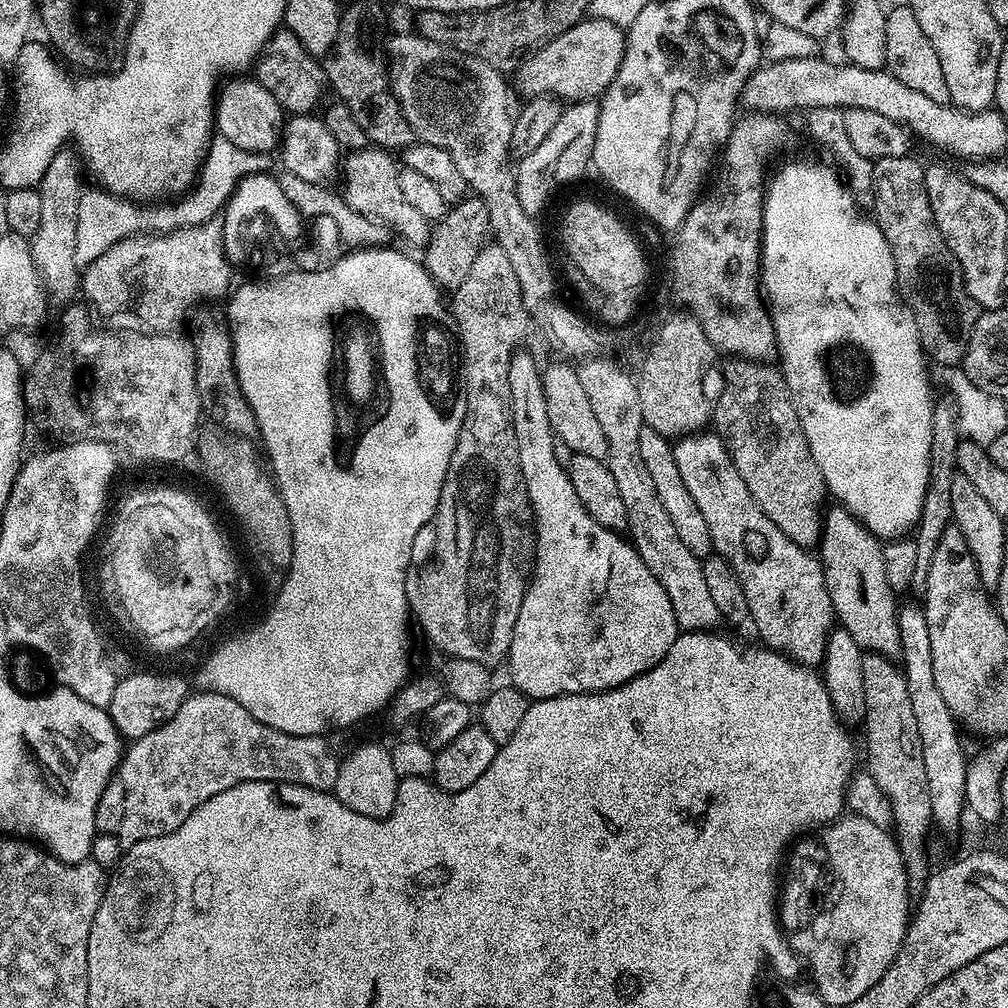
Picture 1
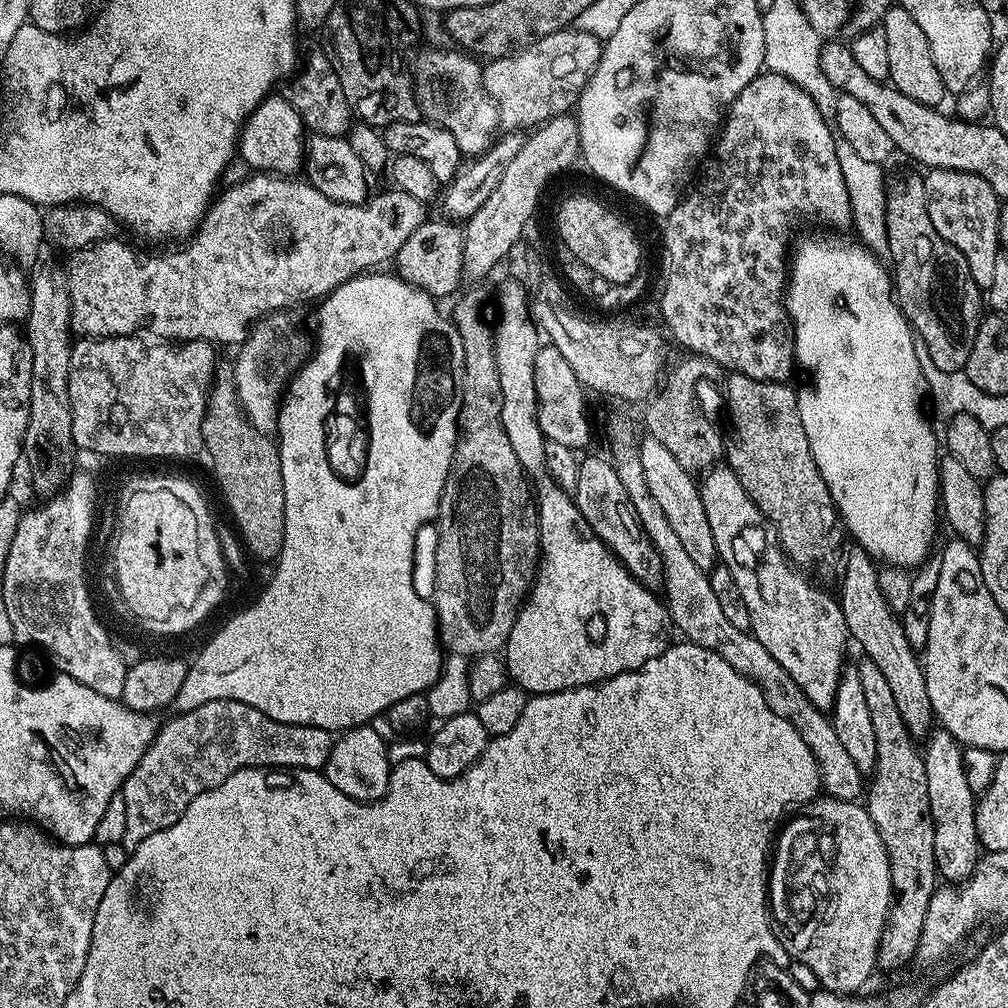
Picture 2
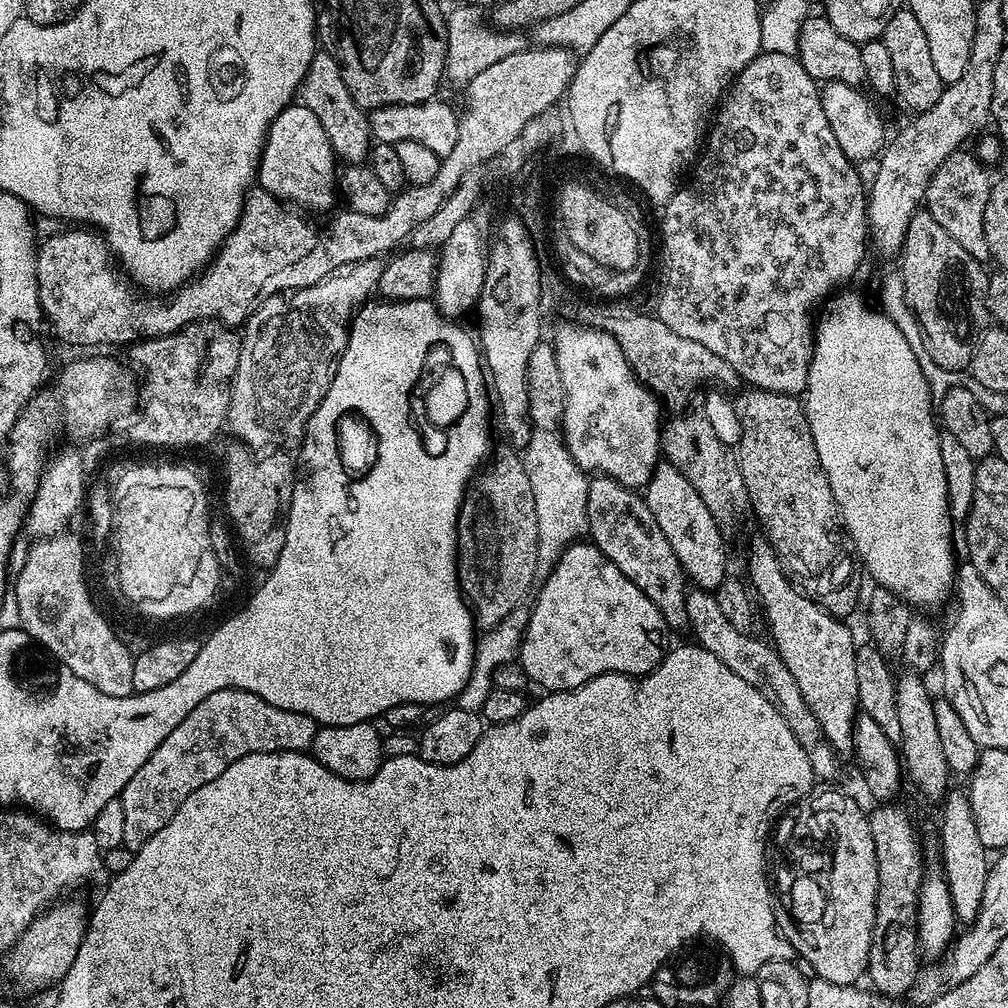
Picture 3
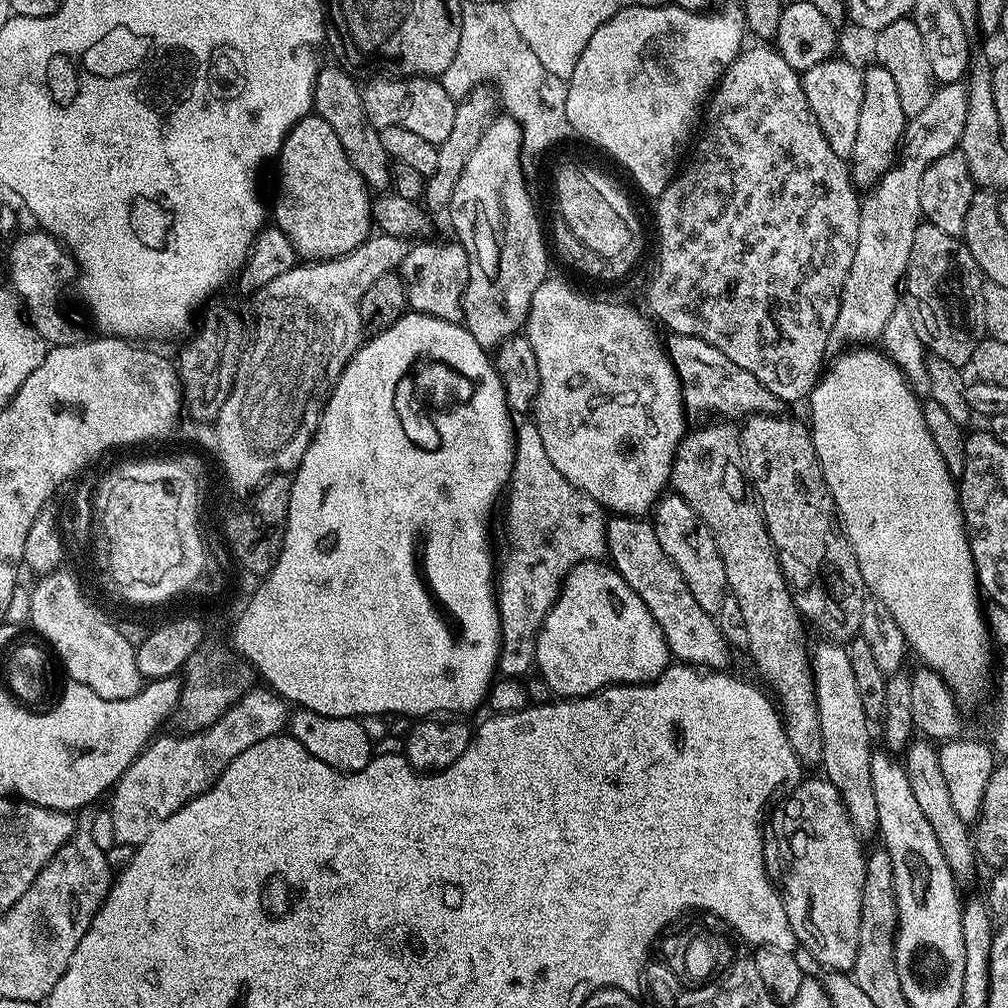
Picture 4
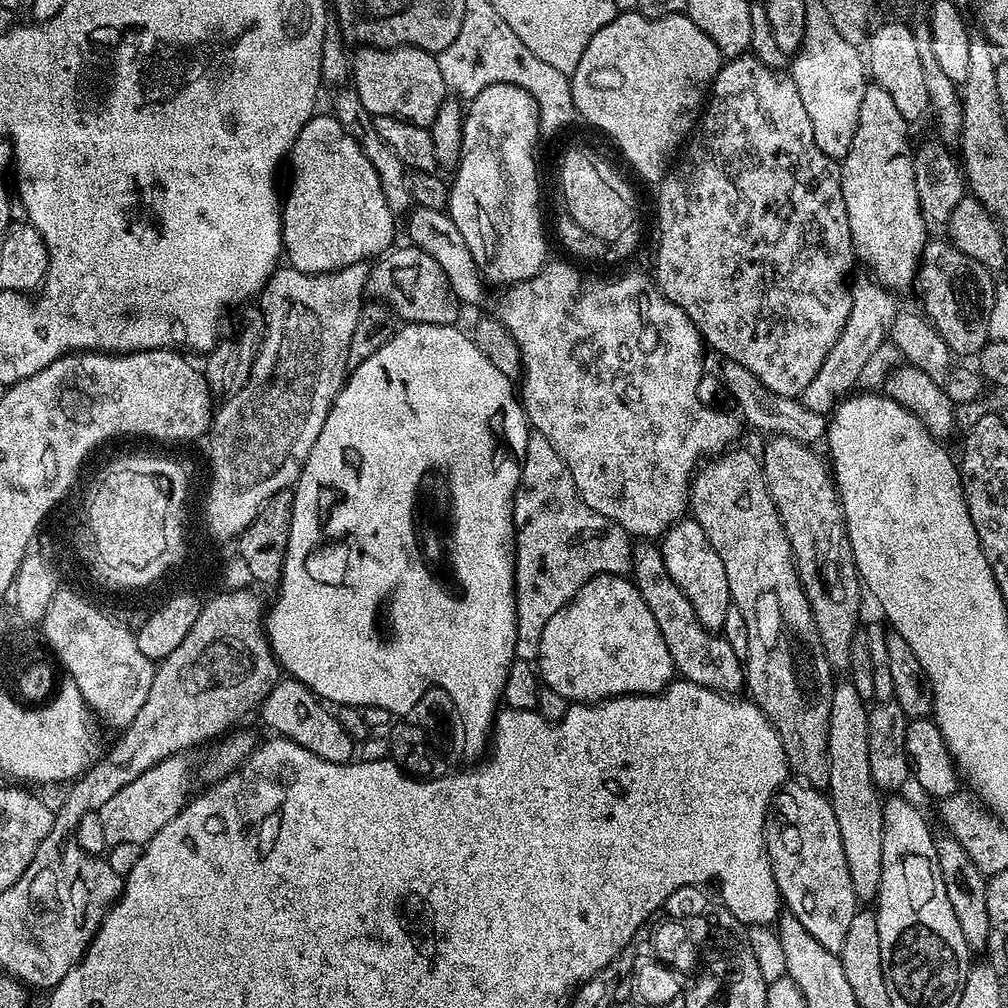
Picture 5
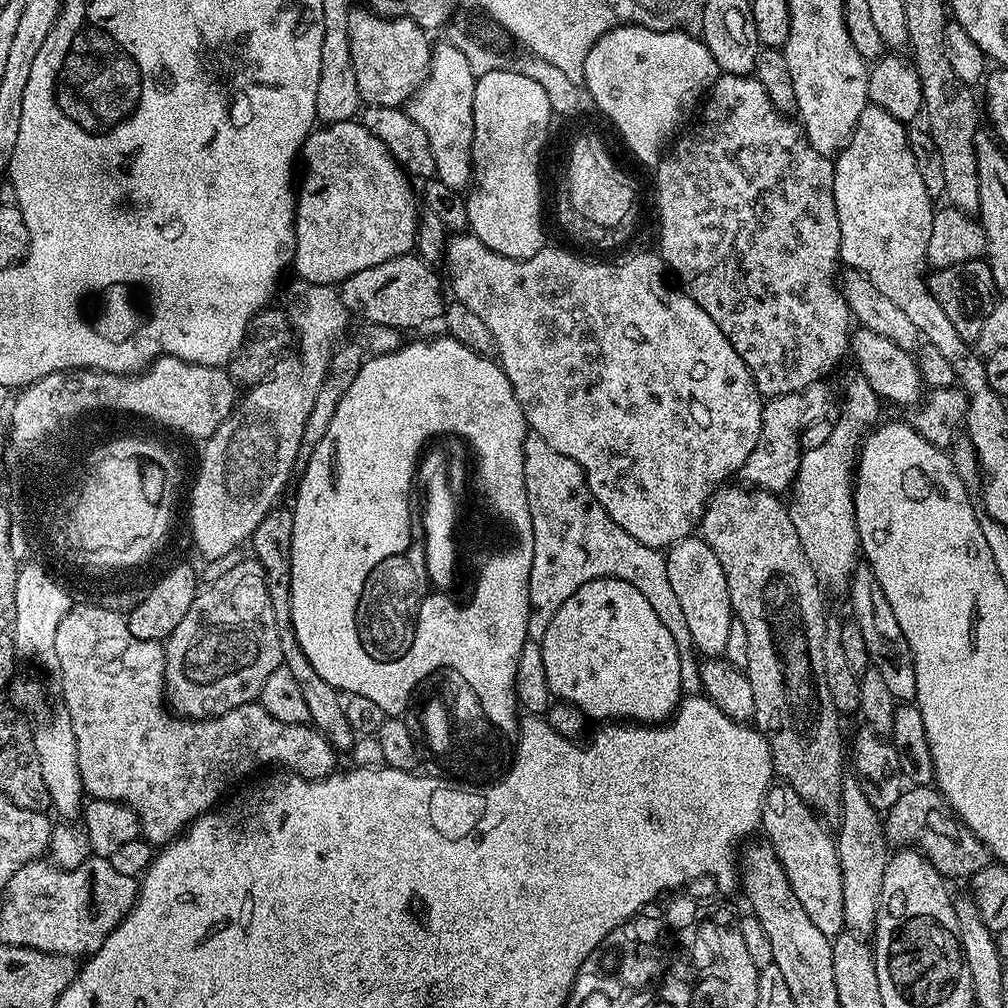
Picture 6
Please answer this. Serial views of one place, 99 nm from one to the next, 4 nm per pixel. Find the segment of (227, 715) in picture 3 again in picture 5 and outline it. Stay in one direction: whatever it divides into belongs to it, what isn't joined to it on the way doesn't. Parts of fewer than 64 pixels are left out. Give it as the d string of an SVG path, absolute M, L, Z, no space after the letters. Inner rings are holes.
M184 754L166 757L150 770L138 774L134 782L122 786L110 802L101 806L99 813L108 846L118 842L138 842L143 846L179 814L186 803L184 783L188 780L188 759Z

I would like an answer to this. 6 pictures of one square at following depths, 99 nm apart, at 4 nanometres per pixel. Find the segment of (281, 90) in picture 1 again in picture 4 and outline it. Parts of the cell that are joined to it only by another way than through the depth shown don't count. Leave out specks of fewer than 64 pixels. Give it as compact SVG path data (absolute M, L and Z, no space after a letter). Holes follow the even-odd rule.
M321 67L314 82L312 107L315 115L322 117L330 130L338 134L338 142L342 142L342 150L346 150L346 158L350 158L350 166L362 174L364 183L373 193L383 194L392 187L393 161L386 154L386 146L382 146L380 129L376 128L366 118L366 106L361 85L352 81L348 72L340 68Z

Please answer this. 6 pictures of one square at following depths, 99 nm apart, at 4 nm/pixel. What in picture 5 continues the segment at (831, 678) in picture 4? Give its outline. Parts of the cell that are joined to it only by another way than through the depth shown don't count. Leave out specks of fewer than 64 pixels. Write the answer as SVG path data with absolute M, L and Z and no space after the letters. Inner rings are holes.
M850 682L837 683L830 702L828 727L828 787L834 818L838 818L838 834L842 834L845 865L850 866L850 882L857 901L875 901L882 882L882 834L884 805L874 778L870 774L867 718L869 705Z

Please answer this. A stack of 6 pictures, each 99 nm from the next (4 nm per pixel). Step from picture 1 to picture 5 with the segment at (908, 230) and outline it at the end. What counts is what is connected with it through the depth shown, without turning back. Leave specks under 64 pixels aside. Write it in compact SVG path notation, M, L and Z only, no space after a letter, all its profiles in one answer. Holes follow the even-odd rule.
M929 239L924 247L920 255L920 268L916 272L914 292L920 295L919 307L923 315L957 357L975 357L988 343L990 306L994 306L996 293L993 273L974 262L974 258L966 258L966 254L948 243L947 239Z

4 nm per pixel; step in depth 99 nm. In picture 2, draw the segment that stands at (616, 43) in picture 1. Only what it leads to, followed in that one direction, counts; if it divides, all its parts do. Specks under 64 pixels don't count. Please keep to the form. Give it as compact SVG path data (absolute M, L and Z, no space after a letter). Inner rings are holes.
M573 26L558 30L554 34L546 34L546 38L538 38L538 42L526 46L520 52L487 61L483 65L484 85L496 103L500 128L504 132L532 130L548 120L553 120L555 116L571 113L576 103L580 101L586 82L598 66L601 51L602 41L598 37L586 34L580 28Z

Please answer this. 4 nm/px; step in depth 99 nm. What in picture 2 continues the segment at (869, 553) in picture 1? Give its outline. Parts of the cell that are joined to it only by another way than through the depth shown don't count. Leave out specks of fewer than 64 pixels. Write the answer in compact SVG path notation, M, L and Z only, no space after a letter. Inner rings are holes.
M856 546L853 549L852 553L849 551L843 557L842 575L839 577L839 580L841 579L840 592L838 591L840 609L846 618L849 637L855 643L856 640L860 643L860 648L864 651L863 655L866 659L874 662L874 666L878 666L879 672L886 677L886 682L890 682L890 690L894 693L898 710L902 713L902 720L906 722L906 730L910 730L910 734L914 738L927 737L934 727L934 717L930 706L930 693L926 690L926 678L924 677L924 665L921 657L918 655L917 649L912 648L910 641L906 638L906 632L901 624L901 617L893 612L882 594L880 583L878 582L877 561L873 560L863 548Z

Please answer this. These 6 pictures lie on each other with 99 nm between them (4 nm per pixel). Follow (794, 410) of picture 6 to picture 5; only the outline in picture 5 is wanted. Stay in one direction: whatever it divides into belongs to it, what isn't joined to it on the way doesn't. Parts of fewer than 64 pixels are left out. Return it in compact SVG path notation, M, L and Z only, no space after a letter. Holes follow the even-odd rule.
M864 276L858 277L857 280L855 277L851 281L850 318L846 318L846 326L842 326L842 334L838 334L838 342L830 346L830 354L826 354L826 362L822 362L810 386L806 386L806 390L798 397L806 407L815 412L831 413L836 405L857 387L861 369L873 357L874 352L885 344L892 327L892 320L896 317L898 305L892 297L895 295L876 283L875 279Z

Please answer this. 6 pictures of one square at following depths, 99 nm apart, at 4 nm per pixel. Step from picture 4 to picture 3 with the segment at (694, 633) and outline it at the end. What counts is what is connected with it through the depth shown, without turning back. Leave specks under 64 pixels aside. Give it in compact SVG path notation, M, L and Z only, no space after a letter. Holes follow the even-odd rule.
M593 475L588 482L588 531L591 543L595 544L662 614L669 629L684 628L688 622L686 598L690 591L689 581L678 562L678 554L670 550L662 526L650 514L643 495L639 491L623 488L614 478Z

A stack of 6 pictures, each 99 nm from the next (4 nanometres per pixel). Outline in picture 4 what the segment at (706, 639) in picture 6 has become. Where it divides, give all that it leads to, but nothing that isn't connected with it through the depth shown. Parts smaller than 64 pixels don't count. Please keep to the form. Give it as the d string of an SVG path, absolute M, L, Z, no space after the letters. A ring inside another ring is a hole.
M665 494L656 503L654 523L658 542L662 550L666 550L666 558L670 558L674 566L678 566L686 586L690 586L690 594L694 594L694 599L698 601L698 606L713 614L719 612L730 589L726 582L726 566L722 566L722 554L718 554L718 542L714 542L714 534L706 526L706 522L698 518L690 502L675 494Z

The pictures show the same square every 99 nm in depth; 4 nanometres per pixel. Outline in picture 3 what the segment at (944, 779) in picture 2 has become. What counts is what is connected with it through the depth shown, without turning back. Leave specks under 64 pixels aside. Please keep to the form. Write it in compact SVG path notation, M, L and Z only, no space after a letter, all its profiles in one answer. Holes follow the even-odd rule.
M949 791L939 808L940 861L938 864L944 873L944 881L948 883L957 921L961 925L970 926L974 918L978 918L978 910L982 906L982 893L986 891L990 856L982 846L982 841L978 839L978 826L974 826L967 791Z

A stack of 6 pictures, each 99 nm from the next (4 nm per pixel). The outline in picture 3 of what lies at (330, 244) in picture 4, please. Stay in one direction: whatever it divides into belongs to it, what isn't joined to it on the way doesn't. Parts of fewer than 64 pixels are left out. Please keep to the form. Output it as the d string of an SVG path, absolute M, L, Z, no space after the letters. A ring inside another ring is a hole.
M293 102L268 127L264 146L260 150L258 184L293 209L303 210L308 214L328 214L337 207L336 164L338 165L338 157L332 151L330 138L326 138L326 130L322 130L322 122L318 122L318 118L310 114L305 104Z

